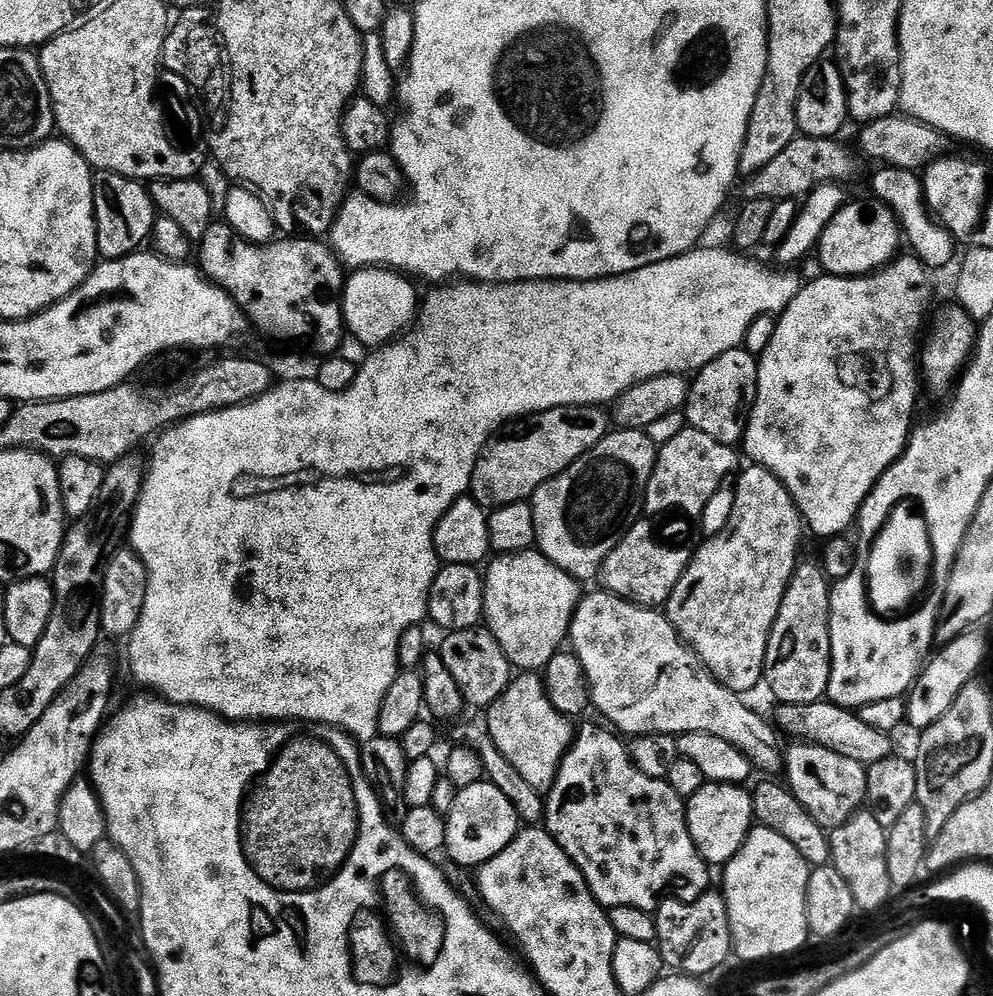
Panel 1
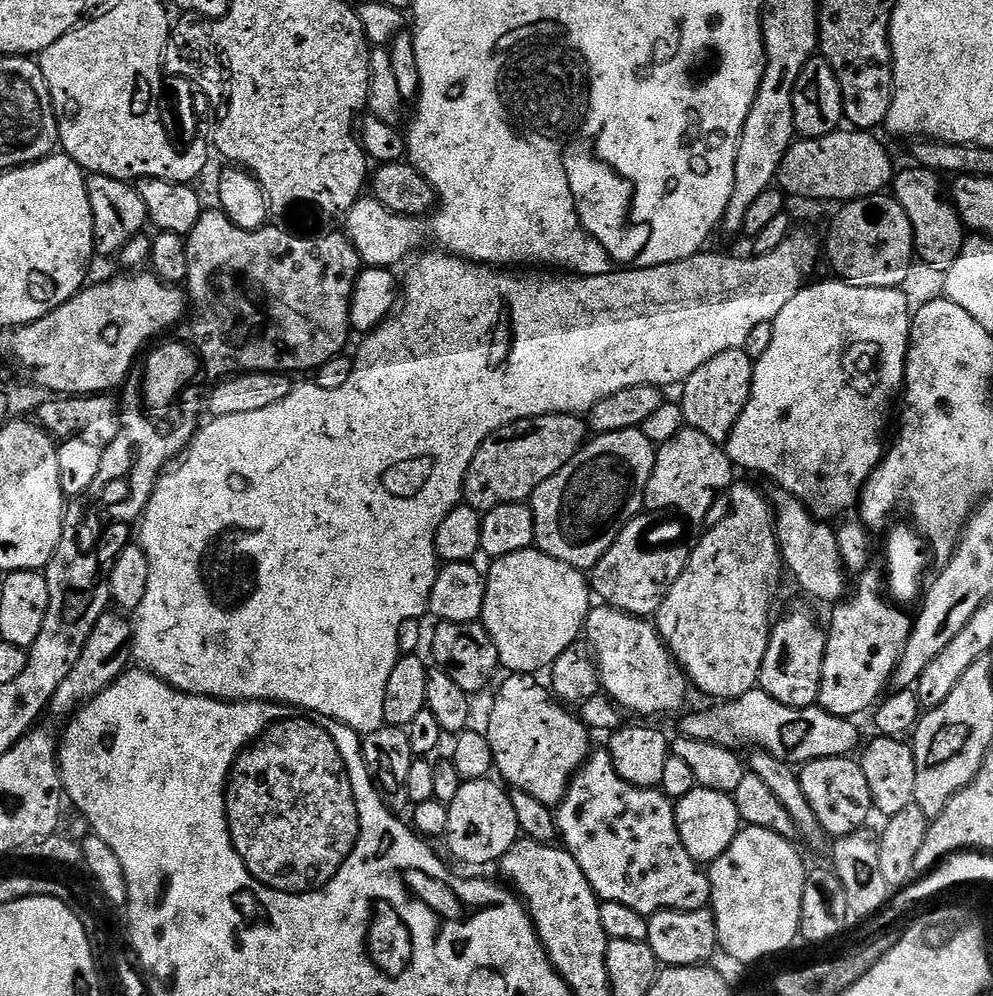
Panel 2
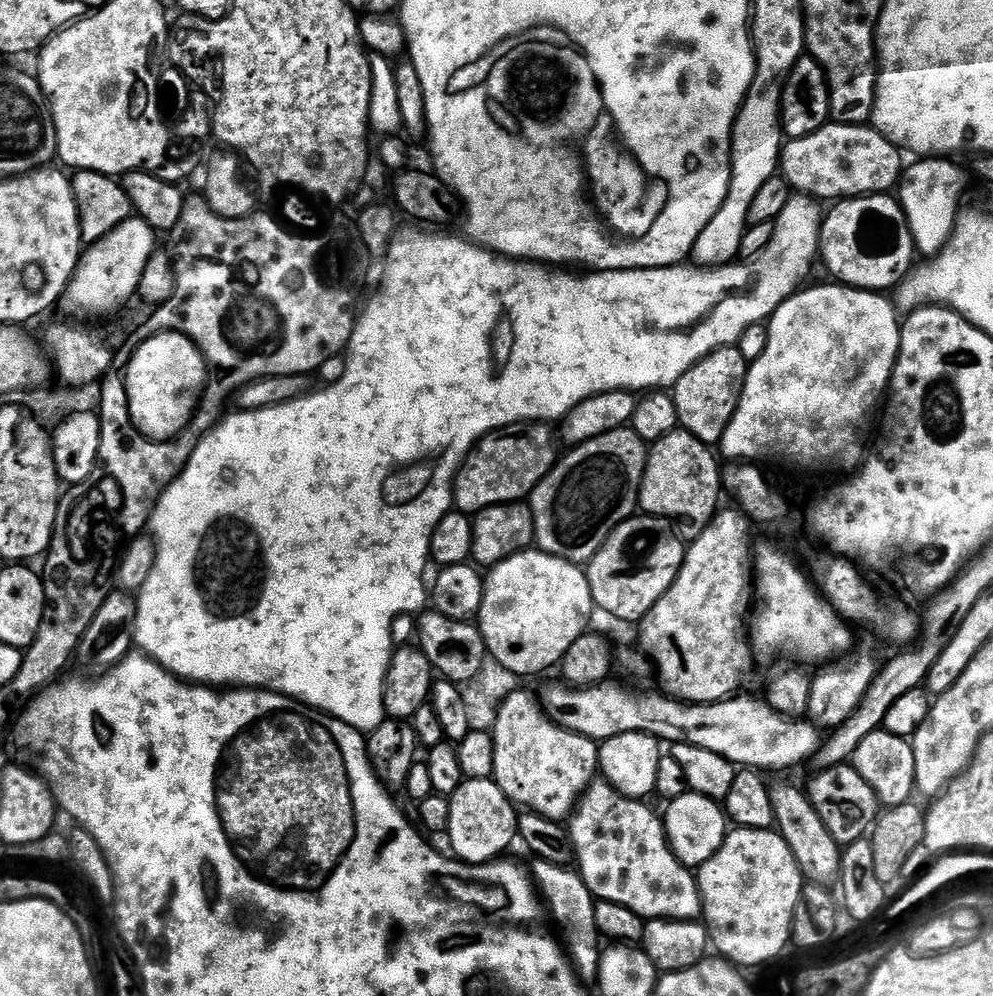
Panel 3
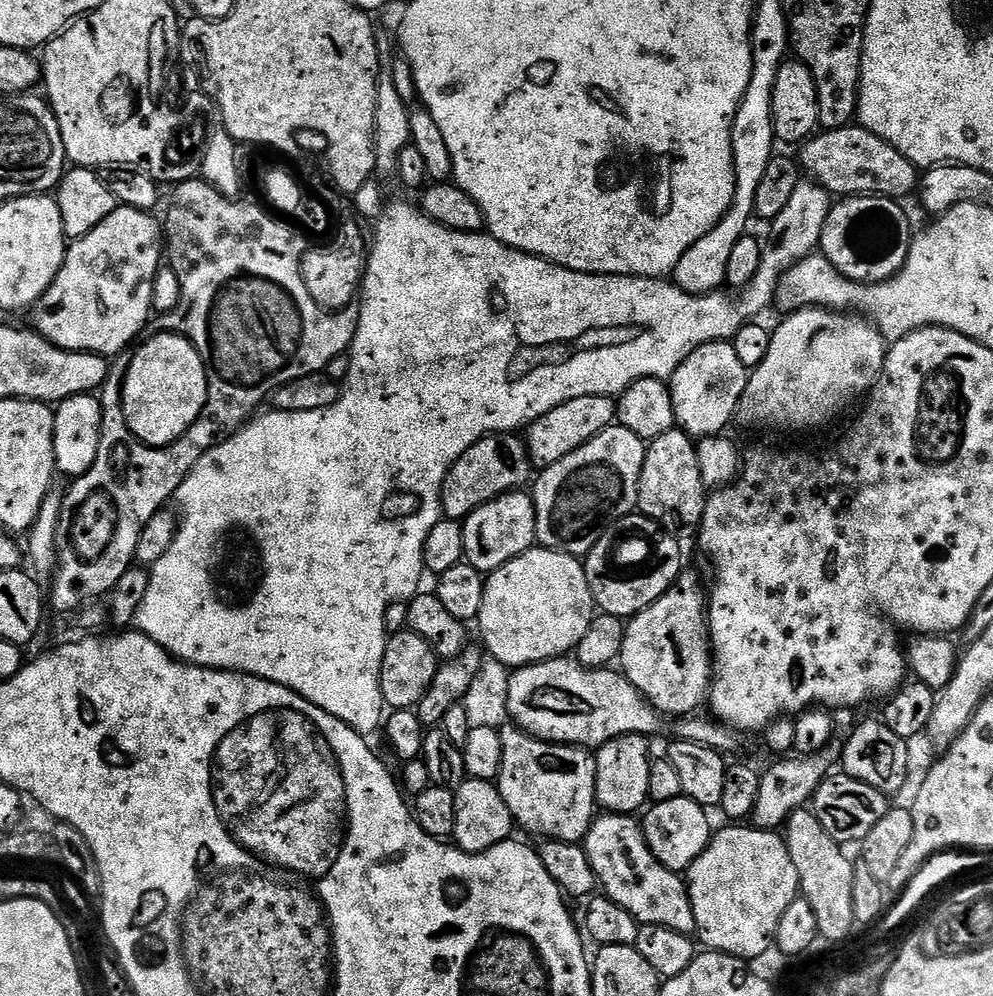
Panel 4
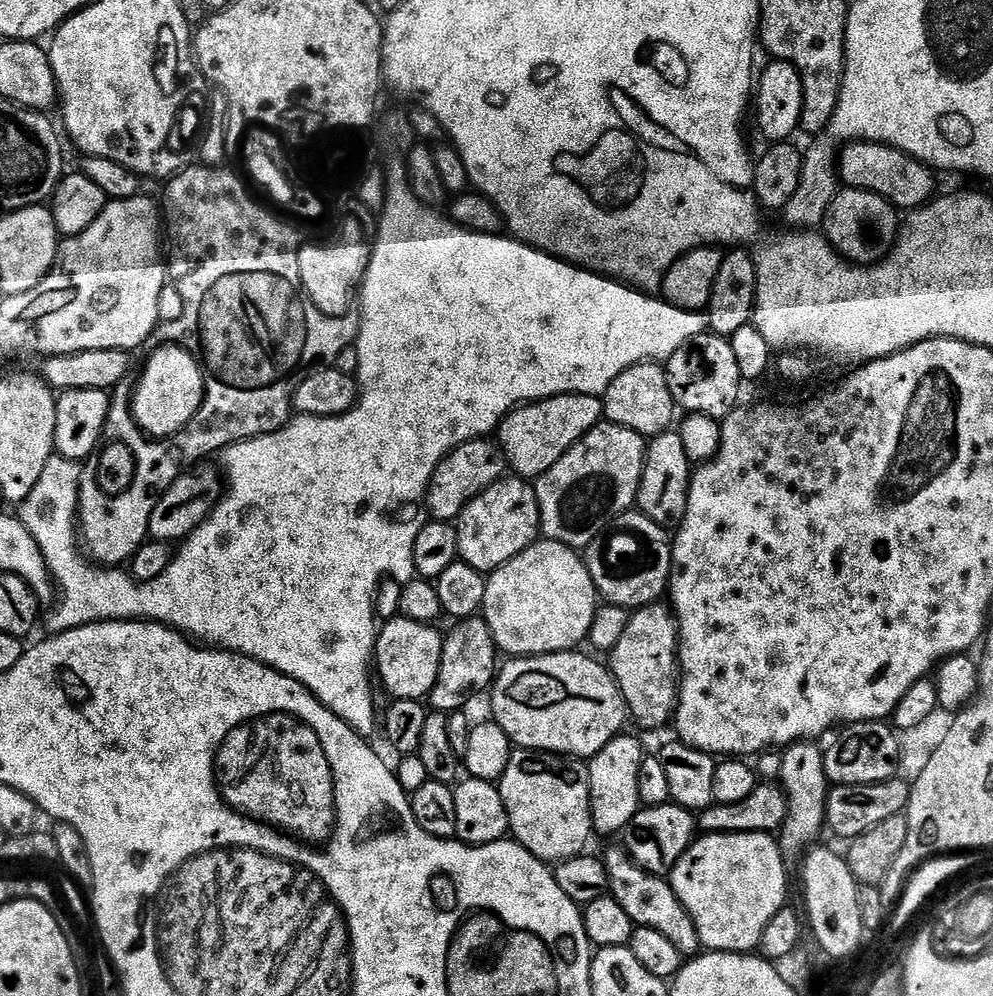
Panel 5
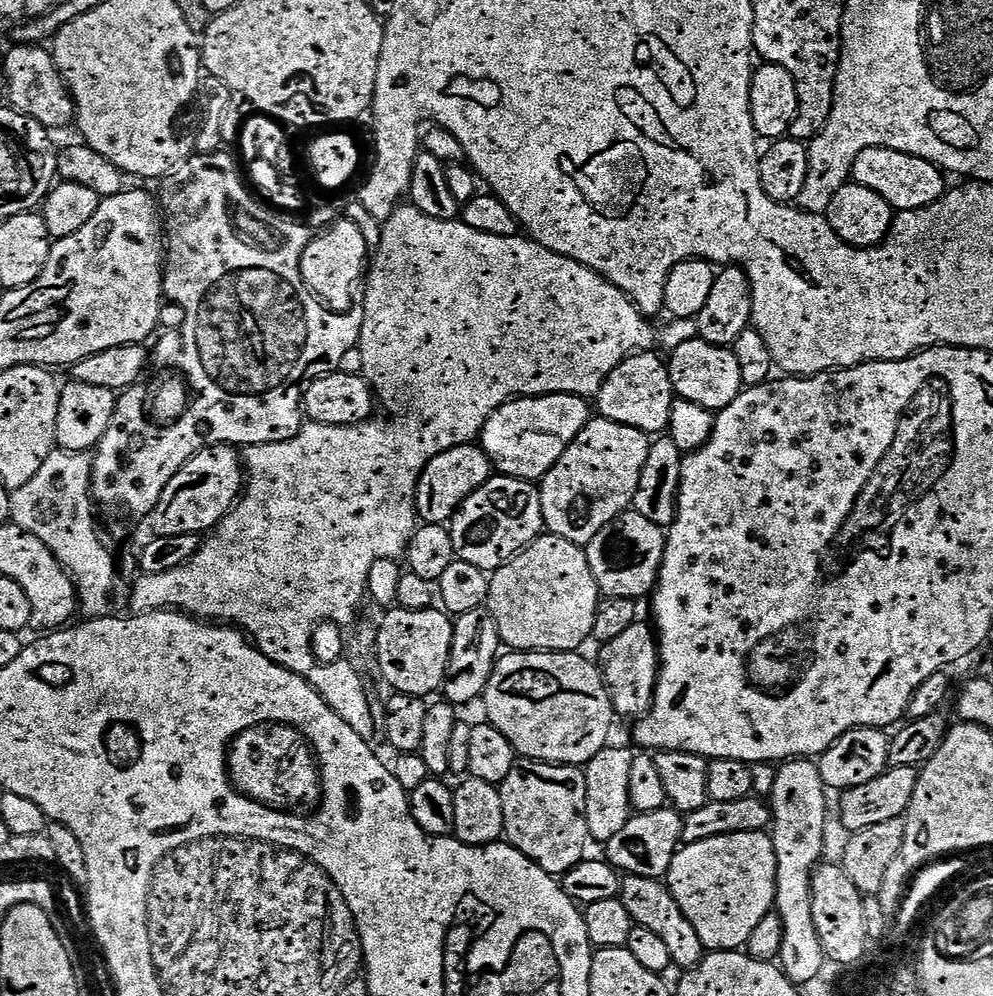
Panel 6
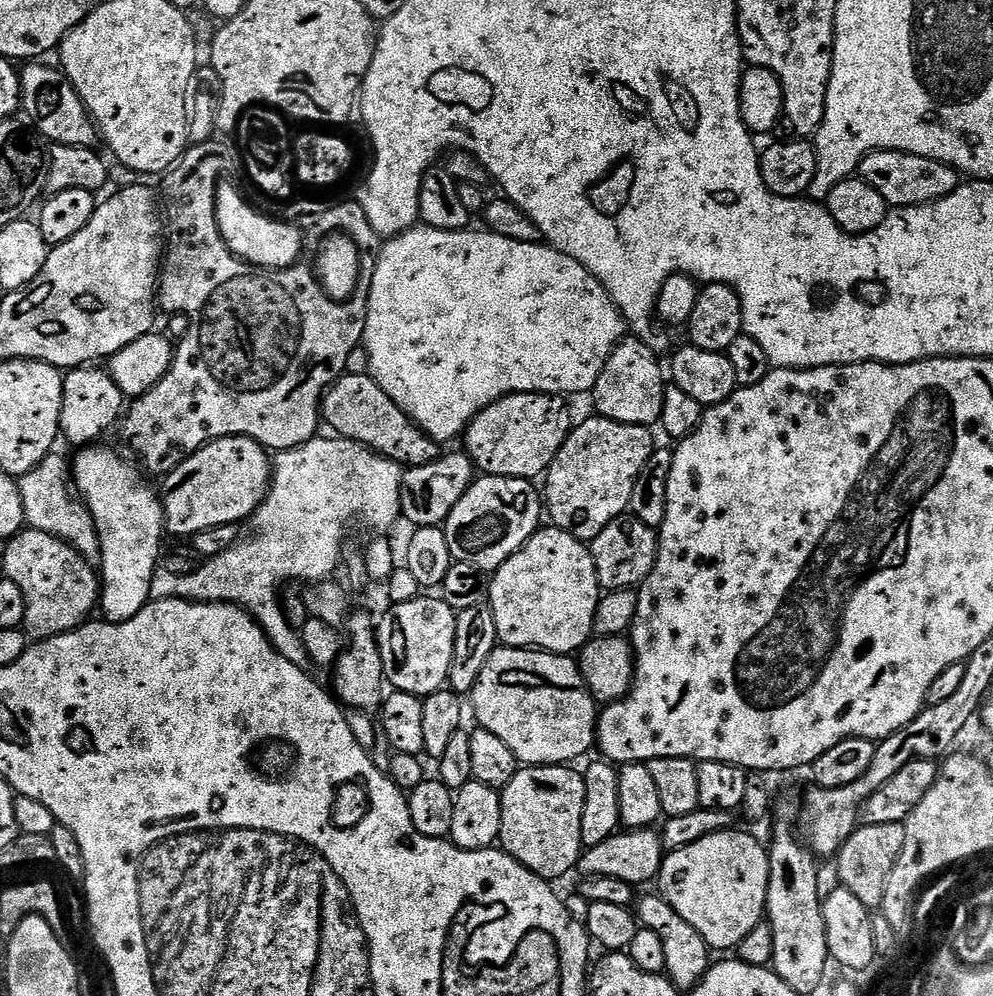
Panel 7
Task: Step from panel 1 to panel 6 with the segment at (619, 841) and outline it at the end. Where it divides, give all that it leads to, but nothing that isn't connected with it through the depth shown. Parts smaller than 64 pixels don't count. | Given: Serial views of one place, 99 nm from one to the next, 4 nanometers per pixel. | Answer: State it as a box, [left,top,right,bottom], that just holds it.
[622,875,706,970]

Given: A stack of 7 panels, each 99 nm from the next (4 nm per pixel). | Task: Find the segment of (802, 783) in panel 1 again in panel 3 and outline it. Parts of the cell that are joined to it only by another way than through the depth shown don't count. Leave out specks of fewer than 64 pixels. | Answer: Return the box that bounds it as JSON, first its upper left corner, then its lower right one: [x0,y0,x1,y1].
[806,764,878,846]

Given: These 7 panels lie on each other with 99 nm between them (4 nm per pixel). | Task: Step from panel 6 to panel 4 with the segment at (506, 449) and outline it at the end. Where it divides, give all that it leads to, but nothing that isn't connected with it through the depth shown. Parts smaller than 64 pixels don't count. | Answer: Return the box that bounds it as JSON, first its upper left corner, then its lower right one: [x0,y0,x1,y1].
[526,396,617,470]

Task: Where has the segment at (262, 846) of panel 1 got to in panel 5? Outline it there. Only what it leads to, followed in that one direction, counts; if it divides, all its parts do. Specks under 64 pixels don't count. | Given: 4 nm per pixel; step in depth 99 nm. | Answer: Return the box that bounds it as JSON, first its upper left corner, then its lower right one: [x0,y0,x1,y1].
[216,706,336,845]

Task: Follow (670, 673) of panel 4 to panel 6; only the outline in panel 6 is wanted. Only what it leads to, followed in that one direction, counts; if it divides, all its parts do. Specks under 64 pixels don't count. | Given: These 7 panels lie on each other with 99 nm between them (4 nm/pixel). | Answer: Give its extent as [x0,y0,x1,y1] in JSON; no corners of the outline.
[598,622,660,717]

